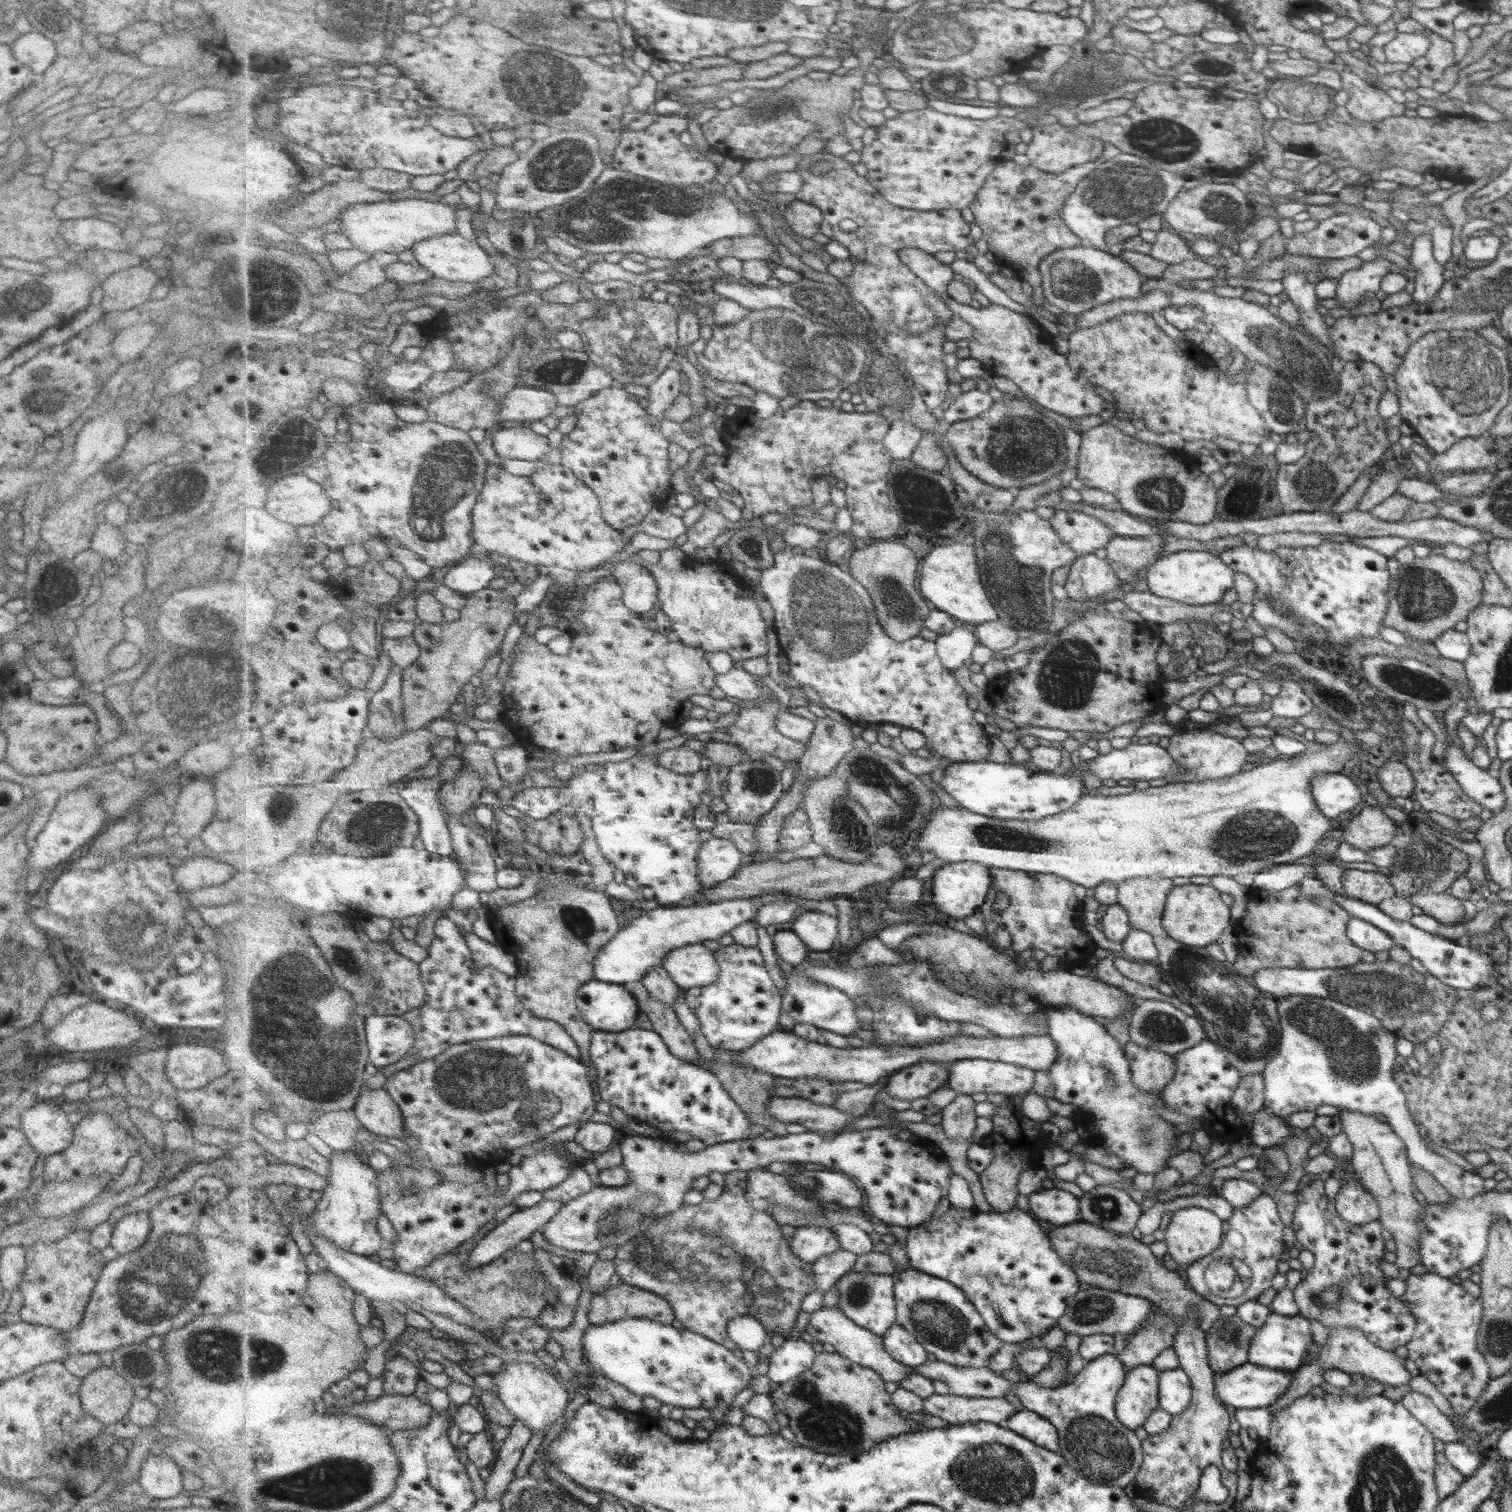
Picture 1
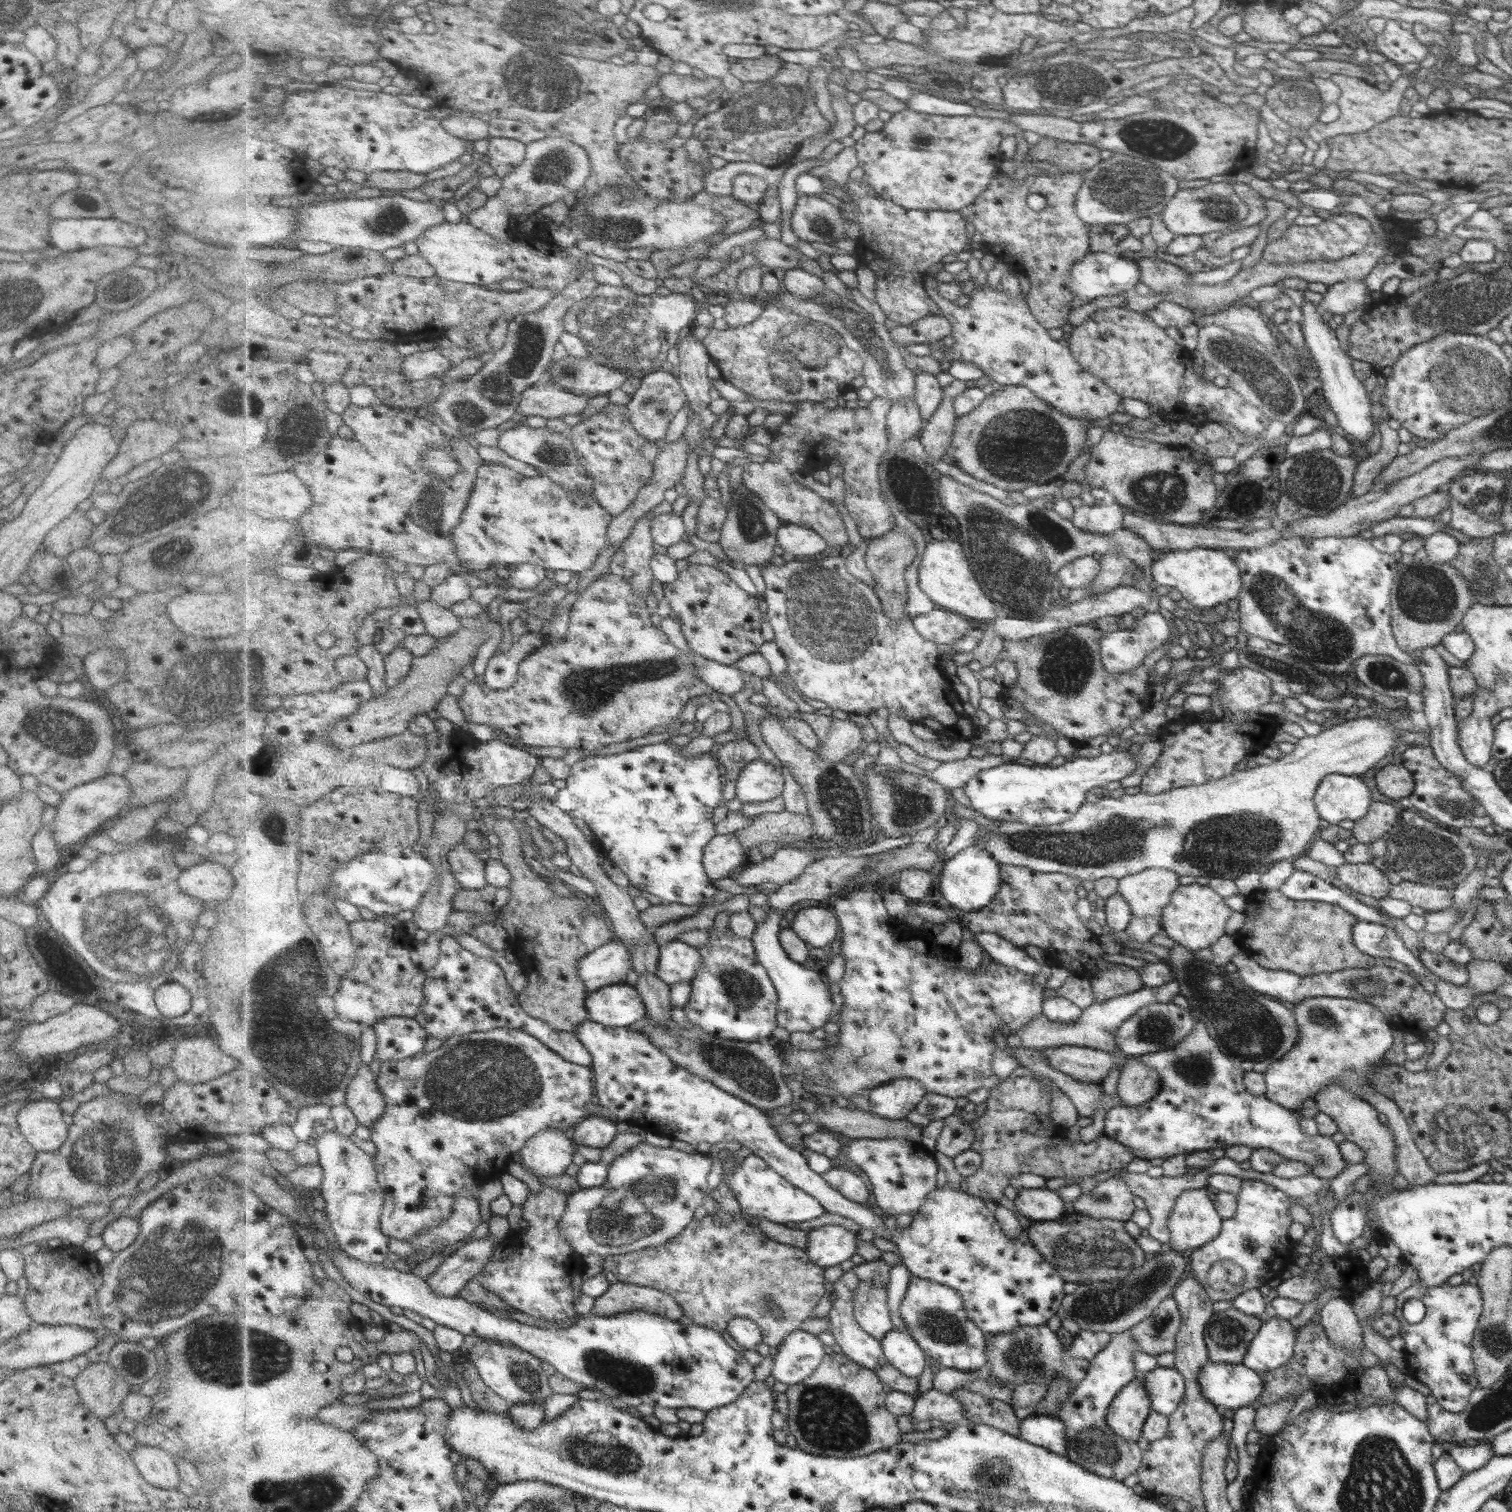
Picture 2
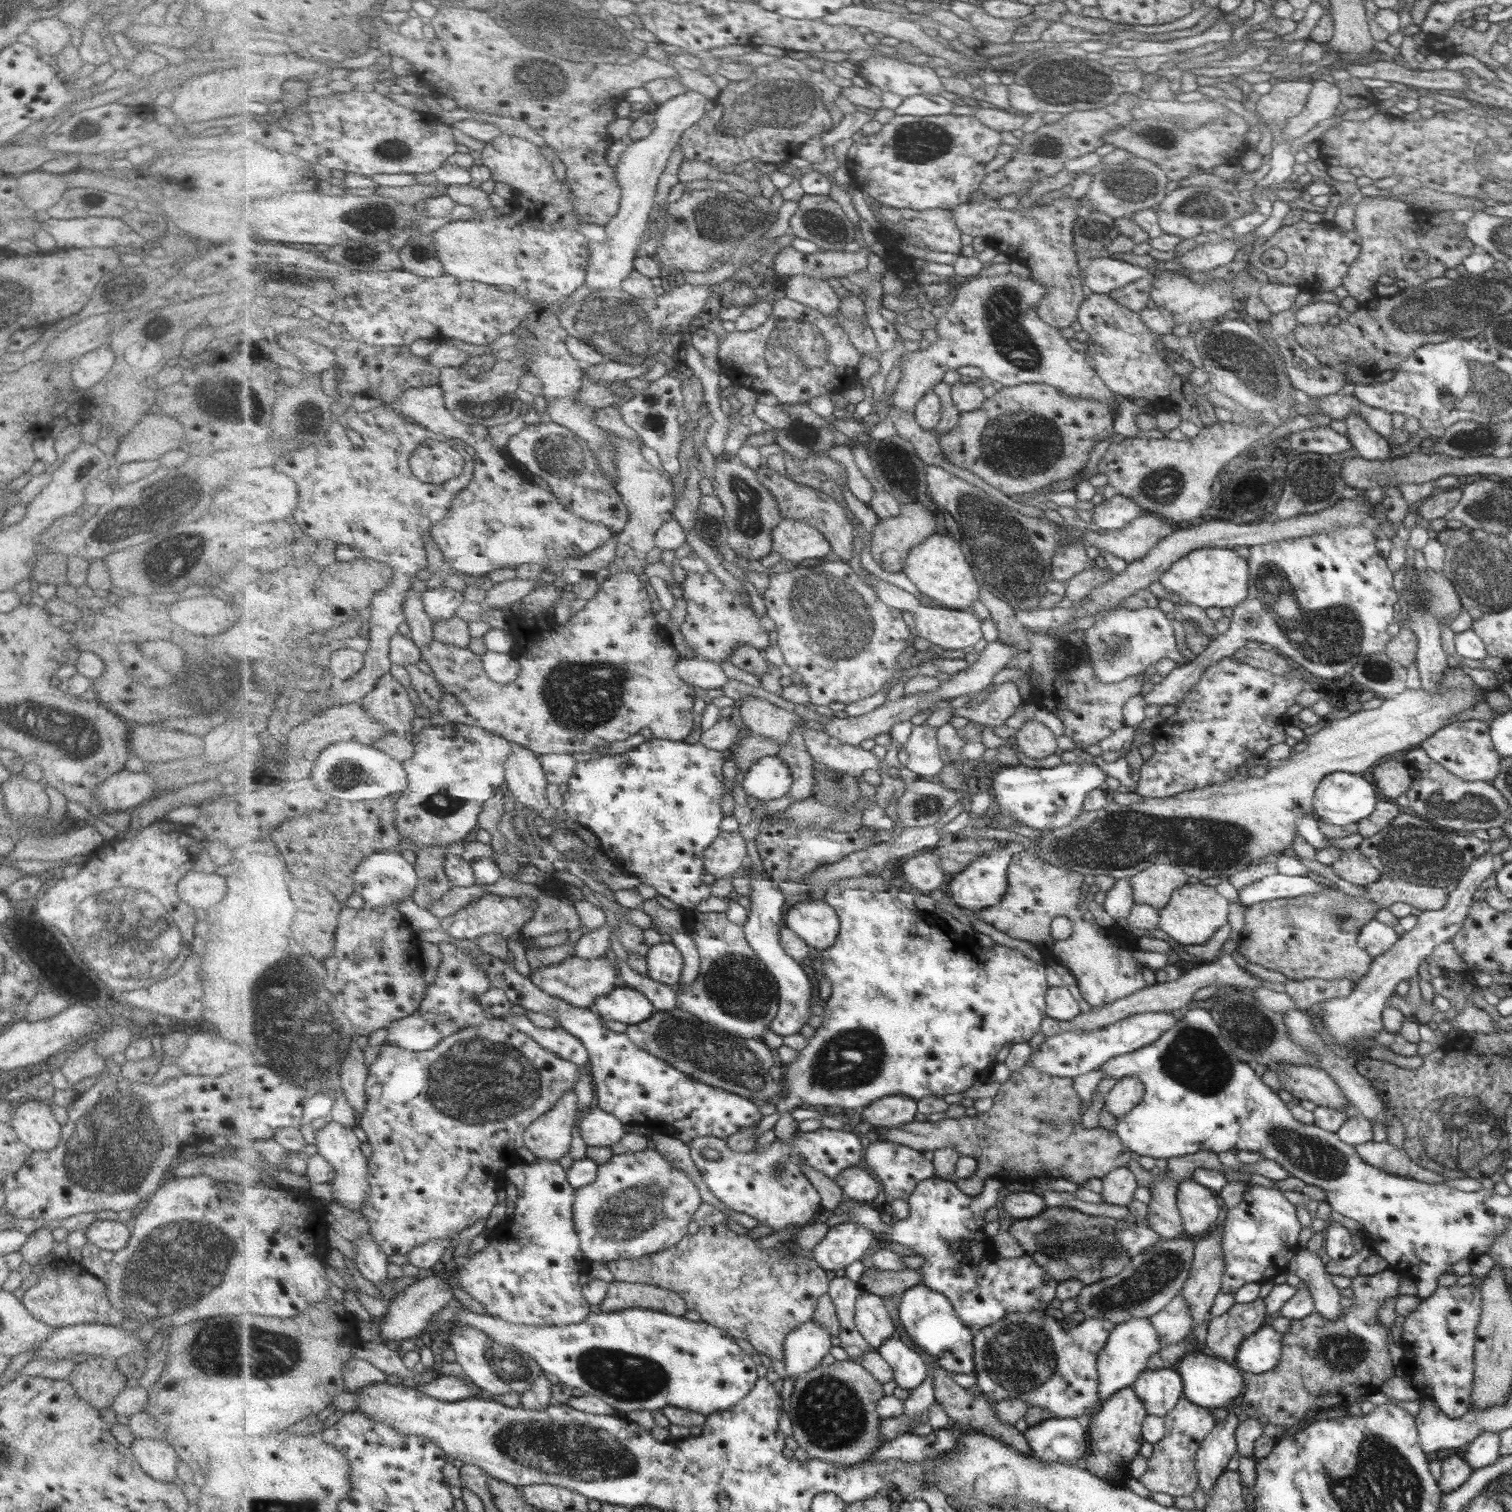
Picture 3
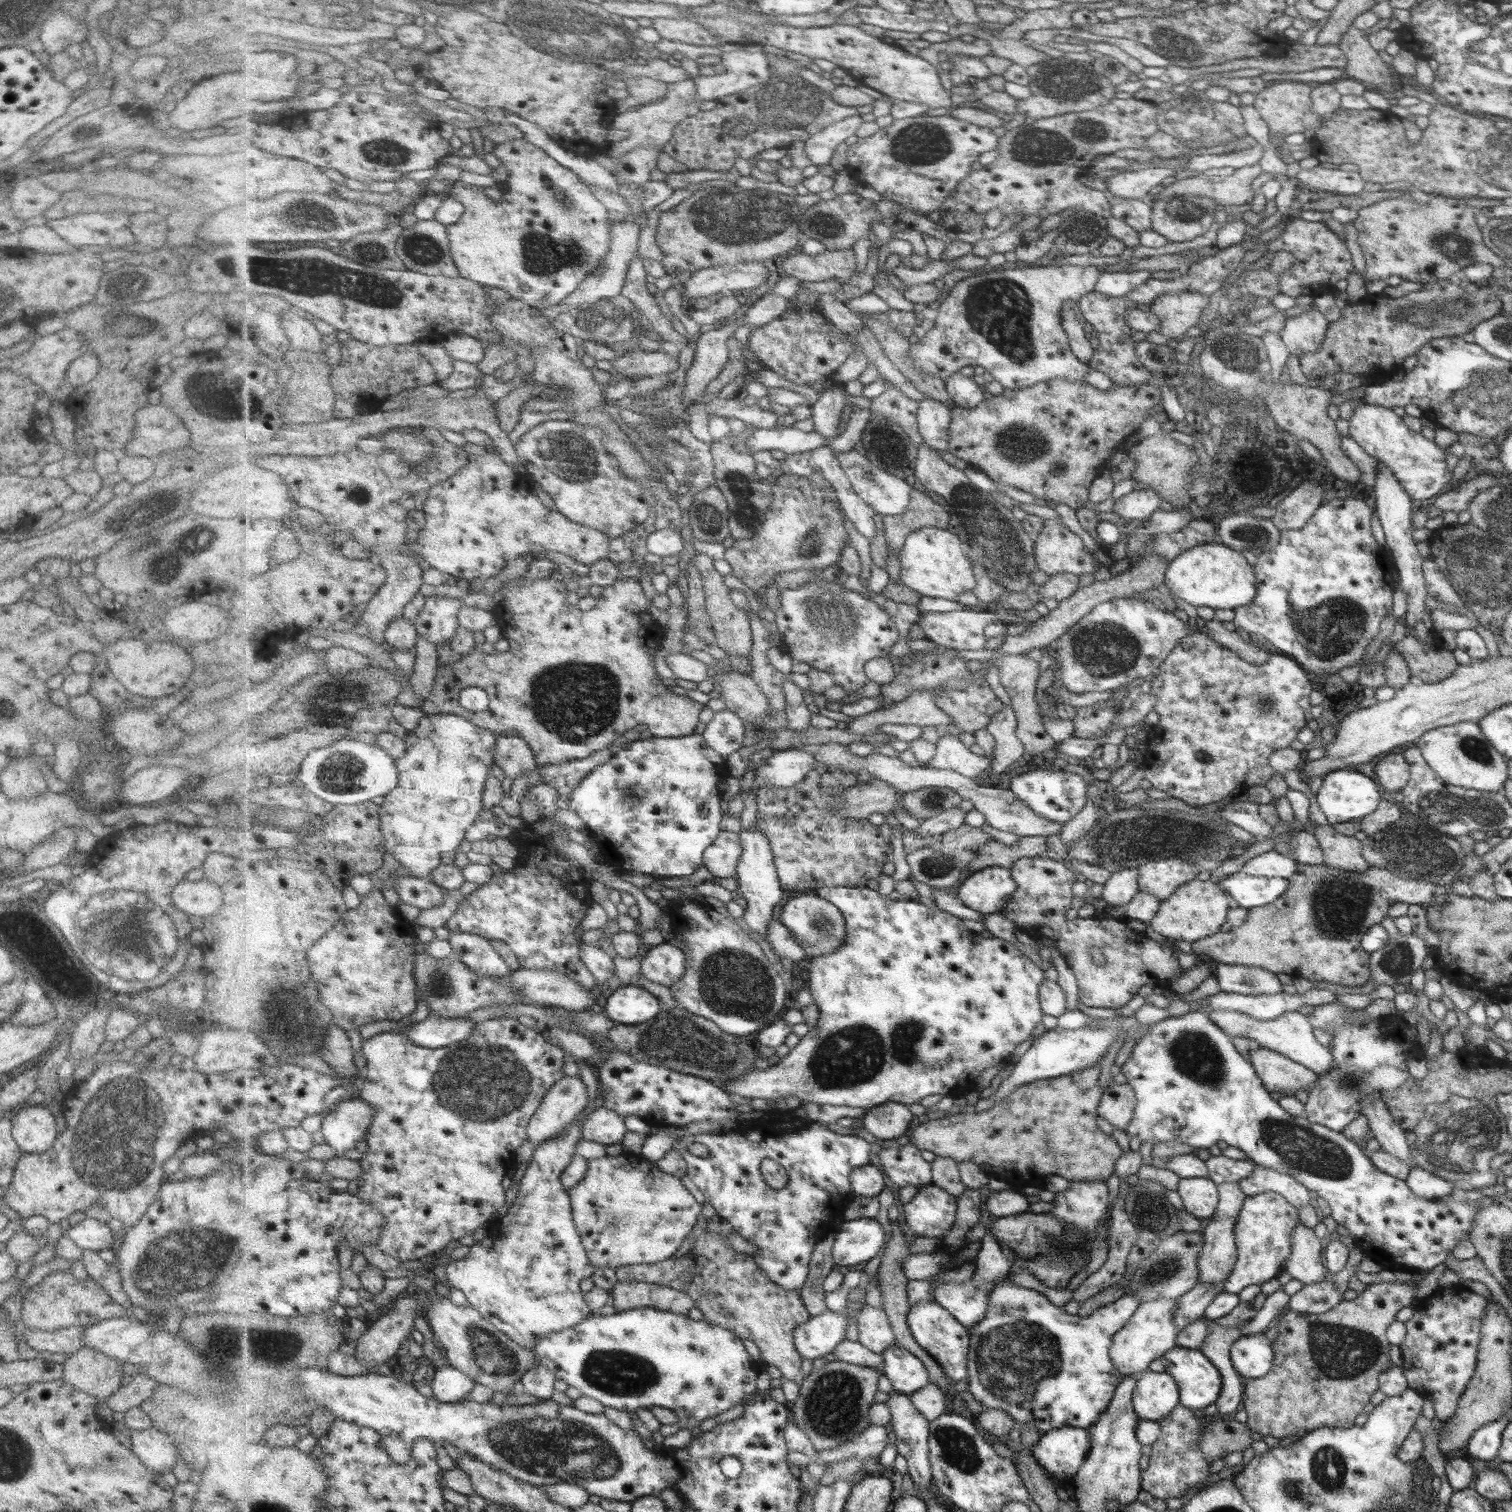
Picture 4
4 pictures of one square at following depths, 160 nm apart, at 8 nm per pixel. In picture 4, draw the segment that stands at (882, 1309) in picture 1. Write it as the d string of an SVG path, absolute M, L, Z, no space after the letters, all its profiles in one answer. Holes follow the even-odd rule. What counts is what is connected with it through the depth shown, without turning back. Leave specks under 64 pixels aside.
M866 1304L858 1314L859 1341L876 1354L898 1344L897 1334L885 1308Z

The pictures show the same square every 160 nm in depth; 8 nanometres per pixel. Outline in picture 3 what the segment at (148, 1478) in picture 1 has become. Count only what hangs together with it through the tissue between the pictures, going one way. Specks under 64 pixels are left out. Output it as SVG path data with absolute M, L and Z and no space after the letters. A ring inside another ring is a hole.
M130 1438L131 1450L140 1468L154 1480L174 1483L179 1456L165 1439Z

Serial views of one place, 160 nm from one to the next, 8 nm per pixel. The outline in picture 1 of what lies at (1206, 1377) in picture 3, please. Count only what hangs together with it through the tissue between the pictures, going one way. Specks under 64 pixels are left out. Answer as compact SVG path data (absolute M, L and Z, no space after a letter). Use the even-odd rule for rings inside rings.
M1246 1362L1228 1372L1218 1374L1216 1395L1233 1410L1267 1408L1268 1405L1272 1405L1277 1398L1282 1397L1287 1392L1294 1377L1294 1371L1270 1370L1270 1367L1256 1366L1252 1362Z

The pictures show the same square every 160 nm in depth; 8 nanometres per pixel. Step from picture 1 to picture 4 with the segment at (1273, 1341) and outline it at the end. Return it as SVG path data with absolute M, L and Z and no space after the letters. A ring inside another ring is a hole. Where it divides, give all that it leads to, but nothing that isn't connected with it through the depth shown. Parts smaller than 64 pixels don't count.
M1248 1334L1232 1345L1232 1361L1244 1380L1265 1377L1270 1372L1272 1354L1270 1340L1262 1334Z

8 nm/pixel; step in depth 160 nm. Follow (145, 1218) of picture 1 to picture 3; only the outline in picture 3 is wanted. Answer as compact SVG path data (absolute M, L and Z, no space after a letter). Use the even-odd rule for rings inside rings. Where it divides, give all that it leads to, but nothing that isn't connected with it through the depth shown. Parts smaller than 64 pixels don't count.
M96 1219L85 1229L85 1236L88 1241L101 1250L113 1253L122 1250L128 1244L130 1235L130 1224L118 1220Z

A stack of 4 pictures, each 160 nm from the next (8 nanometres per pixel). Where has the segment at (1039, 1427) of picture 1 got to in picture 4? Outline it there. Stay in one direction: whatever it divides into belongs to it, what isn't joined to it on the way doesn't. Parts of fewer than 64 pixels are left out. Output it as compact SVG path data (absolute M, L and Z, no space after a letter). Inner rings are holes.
M1063 1426L1050 1430L1031 1448L1052 1479L1072 1482L1085 1465L1092 1449L1092 1436L1087 1429Z

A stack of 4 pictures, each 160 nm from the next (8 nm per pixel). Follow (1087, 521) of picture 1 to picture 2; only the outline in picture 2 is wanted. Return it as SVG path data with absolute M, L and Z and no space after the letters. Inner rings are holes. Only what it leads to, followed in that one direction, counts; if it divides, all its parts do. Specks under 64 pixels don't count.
M1117 502L1109 506L1082 505L1075 510L1071 522L1078 530L1088 532L1088 534L1106 536L1106 534L1123 529L1122 521L1127 512L1127 509Z

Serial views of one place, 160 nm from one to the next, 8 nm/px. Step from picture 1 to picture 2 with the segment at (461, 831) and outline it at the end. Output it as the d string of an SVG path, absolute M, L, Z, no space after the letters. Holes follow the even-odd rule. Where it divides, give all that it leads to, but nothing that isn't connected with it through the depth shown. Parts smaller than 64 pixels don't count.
M460 843L449 854L453 873L459 882L470 890L482 890L489 885L487 877L487 861L476 855L472 846Z

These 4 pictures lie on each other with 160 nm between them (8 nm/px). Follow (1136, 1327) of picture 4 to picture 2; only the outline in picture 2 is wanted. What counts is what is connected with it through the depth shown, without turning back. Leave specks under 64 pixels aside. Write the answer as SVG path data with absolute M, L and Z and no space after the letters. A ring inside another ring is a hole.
M1129 1330L1114 1333L1112 1340L1091 1362L1086 1378L1070 1393L1067 1401L1050 1414L1061 1419L1068 1430L1067 1458L1080 1464L1085 1470L1104 1478L1125 1480L1129 1474L1137 1473L1144 1458L1144 1451L1136 1442L1130 1442L1113 1433L1106 1421L1114 1397L1129 1385L1137 1376L1135 1372L1134 1353L1138 1350L1137 1339Z

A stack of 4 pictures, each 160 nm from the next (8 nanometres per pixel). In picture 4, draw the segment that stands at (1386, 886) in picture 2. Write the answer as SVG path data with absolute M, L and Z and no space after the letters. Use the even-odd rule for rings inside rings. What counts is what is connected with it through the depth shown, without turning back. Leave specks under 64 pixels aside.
M1332 825L1314 826L1314 836L1323 852L1324 864L1350 872L1364 872L1369 864L1361 855L1362 841L1343 835Z

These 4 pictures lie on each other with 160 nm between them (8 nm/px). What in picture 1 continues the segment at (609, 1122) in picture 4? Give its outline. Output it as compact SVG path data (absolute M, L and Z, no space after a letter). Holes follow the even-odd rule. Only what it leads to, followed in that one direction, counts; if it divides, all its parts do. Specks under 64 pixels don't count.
M587 1122L576 1134L576 1141L586 1150L595 1152L597 1155L606 1152L615 1146L623 1132L616 1130L612 1124L604 1122Z

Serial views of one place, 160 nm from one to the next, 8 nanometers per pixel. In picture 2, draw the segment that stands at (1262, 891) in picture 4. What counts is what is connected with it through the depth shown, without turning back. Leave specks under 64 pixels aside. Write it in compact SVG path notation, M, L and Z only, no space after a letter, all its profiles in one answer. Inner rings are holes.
M1294 869L1277 890L1286 895L1286 898L1295 901L1316 901L1338 905L1350 911L1359 921L1390 925L1394 928L1394 924L1378 909L1348 895L1346 891L1342 891L1331 882L1303 870Z

